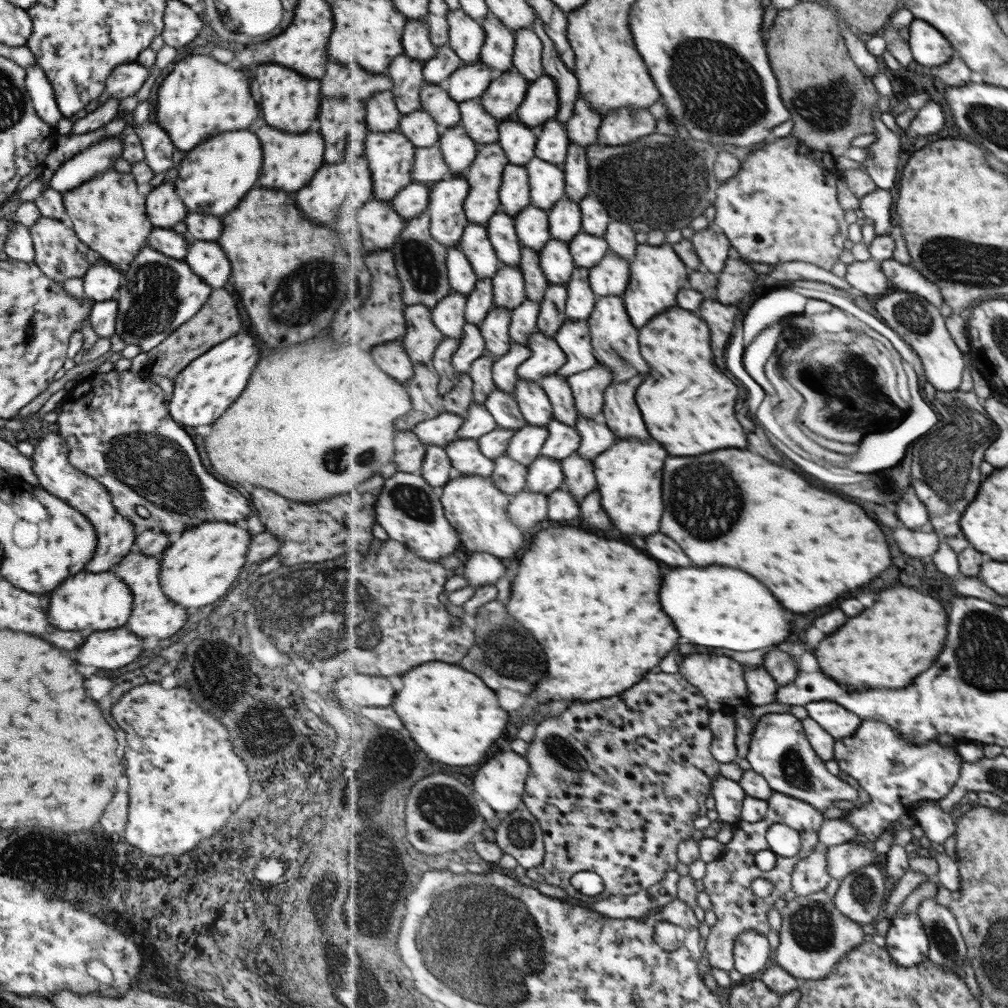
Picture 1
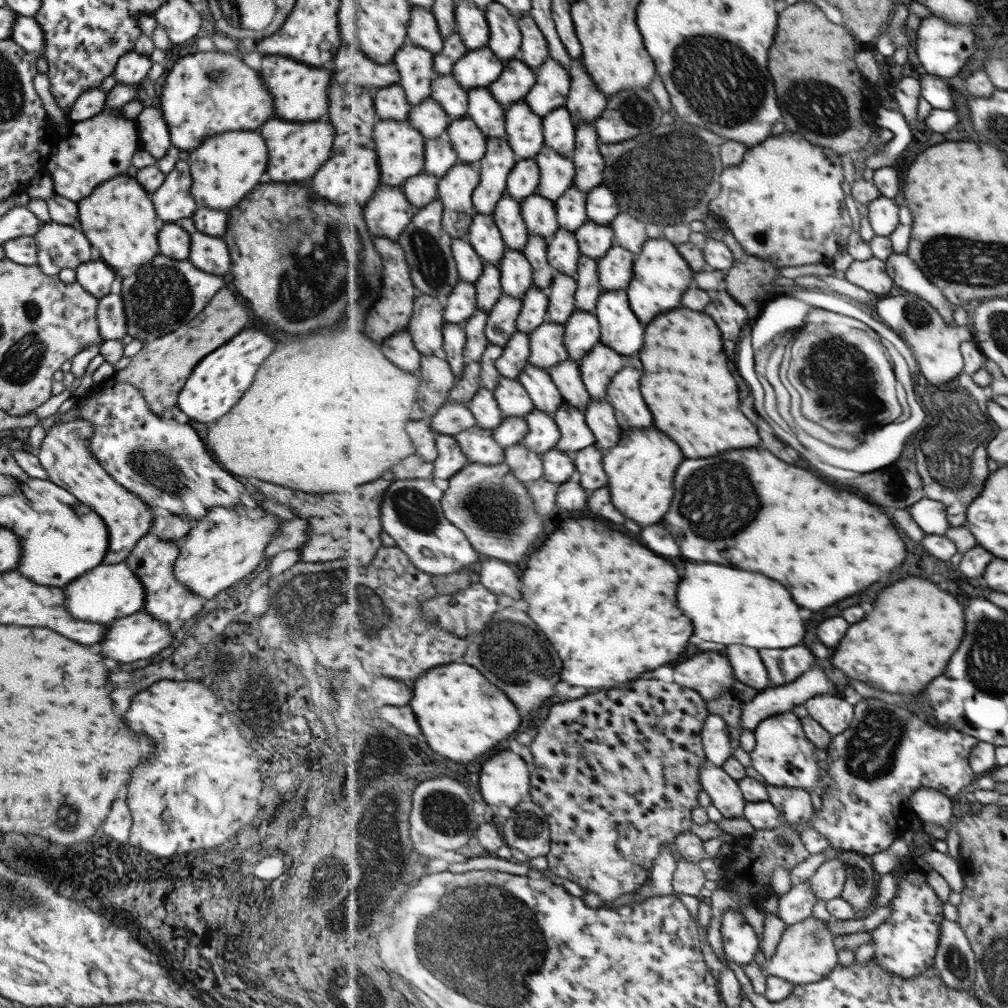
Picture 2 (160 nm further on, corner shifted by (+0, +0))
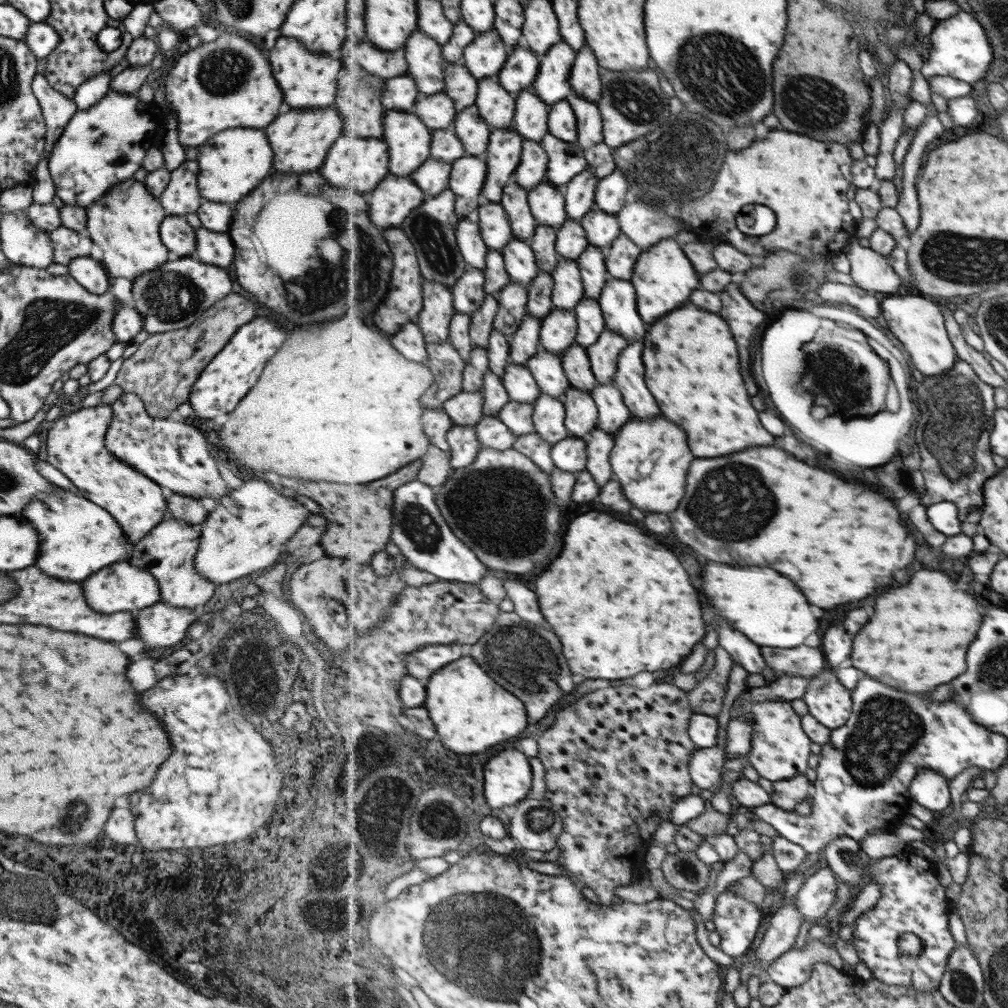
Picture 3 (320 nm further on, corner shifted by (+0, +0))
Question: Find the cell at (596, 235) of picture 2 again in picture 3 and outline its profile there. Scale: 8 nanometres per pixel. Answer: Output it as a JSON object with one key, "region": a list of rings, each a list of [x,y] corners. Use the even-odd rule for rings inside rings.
{"region":[[[594,208],[582,220],[582,226],[587,232],[590,244],[600,246],[606,251],[616,238],[621,236],[618,215],[606,213],[604,210]]]}

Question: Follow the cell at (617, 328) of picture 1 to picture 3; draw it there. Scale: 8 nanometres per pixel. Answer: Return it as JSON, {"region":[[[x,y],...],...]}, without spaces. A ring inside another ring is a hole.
{"region":[[[611,277],[598,300],[611,330],[627,337],[631,343],[645,338],[645,326],[638,309],[638,290],[634,282]]]}

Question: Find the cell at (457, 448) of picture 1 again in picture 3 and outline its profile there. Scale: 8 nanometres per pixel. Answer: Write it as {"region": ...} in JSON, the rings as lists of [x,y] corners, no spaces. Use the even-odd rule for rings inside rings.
{"region":[[[485,414],[479,425],[475,426],[475,430],[477,430],[481,445],[495,450],[509,450],[517,440],[513,430],[509,430],[509,426],[499,416],[486,416]]]}

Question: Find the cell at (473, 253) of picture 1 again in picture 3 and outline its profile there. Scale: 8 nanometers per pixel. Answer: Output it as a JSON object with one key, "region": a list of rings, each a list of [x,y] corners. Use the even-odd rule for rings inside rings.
{"region":[[[484,201],[475,215],[490,250],[502,251],[515,238],[509,215],[500,202]]]}

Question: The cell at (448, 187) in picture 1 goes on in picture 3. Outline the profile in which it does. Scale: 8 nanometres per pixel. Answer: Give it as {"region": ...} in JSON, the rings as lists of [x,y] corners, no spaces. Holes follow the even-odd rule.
{"region":[[[465,155],[452,164],[450,189],[456,194],[456,213],[459,218],[475,217],[484,203],[482,190],[488,175],[485,157]]]}

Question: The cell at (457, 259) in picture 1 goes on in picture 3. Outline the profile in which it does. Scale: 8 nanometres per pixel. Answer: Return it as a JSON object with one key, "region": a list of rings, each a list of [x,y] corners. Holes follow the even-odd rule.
{"region":[[[475,217],[461,218],[456,237],[469,268],[485,270],[490,248],[481,234],[479,225]]]}

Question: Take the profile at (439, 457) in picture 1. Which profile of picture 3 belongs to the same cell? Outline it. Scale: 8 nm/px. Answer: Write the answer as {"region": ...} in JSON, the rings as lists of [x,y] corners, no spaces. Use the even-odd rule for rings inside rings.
{"region":[[[455,425],[447,432],[447,440],[451,445],[451,464],[453,471],[473,464],[482,449],[475,427]]]}

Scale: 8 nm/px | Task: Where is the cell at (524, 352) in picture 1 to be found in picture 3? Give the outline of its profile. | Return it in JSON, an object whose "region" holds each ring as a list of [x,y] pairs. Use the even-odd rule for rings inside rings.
{"region":[[[527,315],[523,319],[519,330],[512,337],[511,363],[515,365],[527,365],[539,350],[541,342],[543,320],[533,315]]]}

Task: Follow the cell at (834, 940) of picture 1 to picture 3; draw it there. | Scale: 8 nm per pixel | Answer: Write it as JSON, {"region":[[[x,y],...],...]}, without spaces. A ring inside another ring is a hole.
{"region":[[[806,938],[804,950],[791,949],[783,956],[780,956],[774,964],[769,966],[767,970],[768,975],[775,983],[783,986],[783,988],[793,989],[794,987],[808,984],[816,966],[819,964],[833,964],[836,969],[846,967],[845,960],[840,952],[834,946],[831,947],[829,944],[823,944],[822,941],[822,939]]]}

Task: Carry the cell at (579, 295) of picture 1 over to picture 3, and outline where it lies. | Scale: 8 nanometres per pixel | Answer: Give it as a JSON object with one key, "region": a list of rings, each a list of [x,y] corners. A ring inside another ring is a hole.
{"region":[[[590,244],[577,261],[582,272],[586,297],[599,300],[610,279],[606,265],[606,251],[600,246]]]}

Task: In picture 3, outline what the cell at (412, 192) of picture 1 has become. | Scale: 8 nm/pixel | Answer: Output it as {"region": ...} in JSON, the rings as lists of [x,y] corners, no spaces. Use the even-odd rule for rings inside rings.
{"region":[[[430,158],[412,174],[412,177],[422,187],[427,197],[432,198],[450,188],[451,171],[450,162]]]}

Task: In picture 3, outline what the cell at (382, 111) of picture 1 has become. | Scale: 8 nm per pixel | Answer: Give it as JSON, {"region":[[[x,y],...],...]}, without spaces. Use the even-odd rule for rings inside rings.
{"region":[[[405,74],[386,80],[382,101],[387,110],[413,111],[419,98],[421,94],[413,75]]]}

